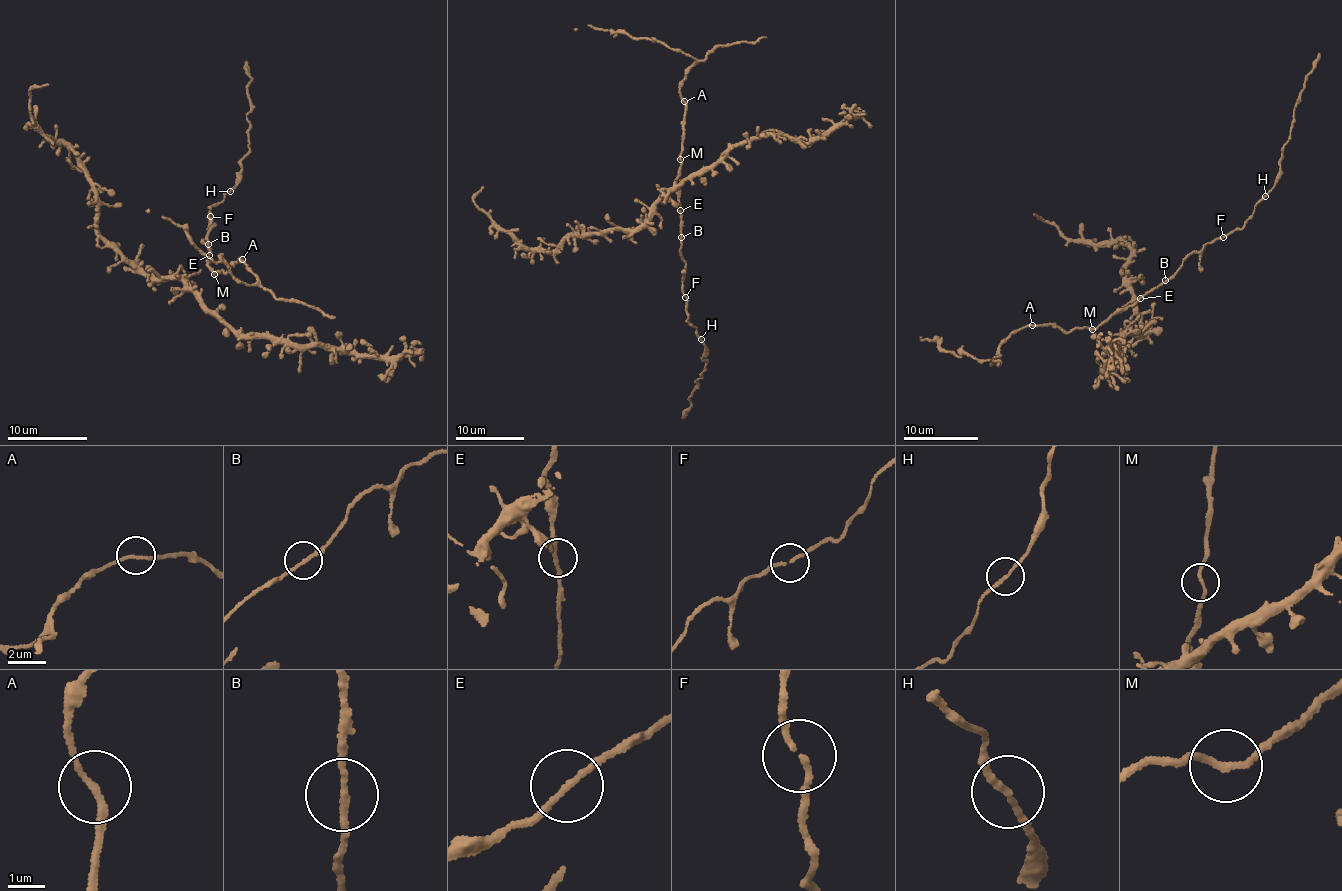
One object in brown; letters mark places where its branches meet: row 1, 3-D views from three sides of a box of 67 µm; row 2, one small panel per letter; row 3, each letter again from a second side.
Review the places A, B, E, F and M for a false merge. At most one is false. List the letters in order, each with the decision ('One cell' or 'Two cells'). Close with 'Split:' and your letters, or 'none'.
A: One cell
B: One cell
E: One cell
F: One cell
M: One cell
Split: none

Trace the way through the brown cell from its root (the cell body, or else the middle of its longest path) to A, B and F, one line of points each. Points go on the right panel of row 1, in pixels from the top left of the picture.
A: (1133, 306), (1119, 308), (1093, 329), (1073, 328), (1069, 331), (1051, 325), (1032, 325)
B: (1133, 306), (1165, 280)
F: (1133, 306), (1165, 282), (1193, 252), (1222, 237)

